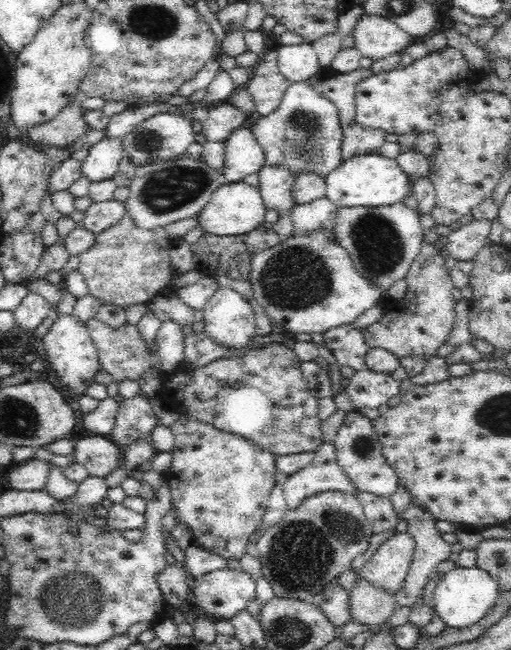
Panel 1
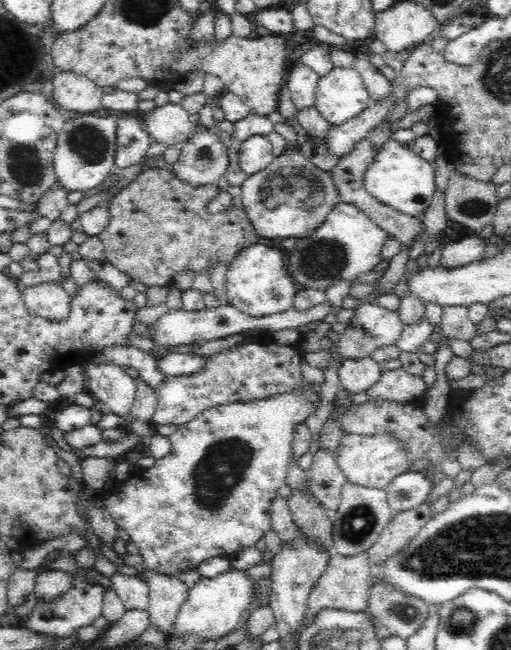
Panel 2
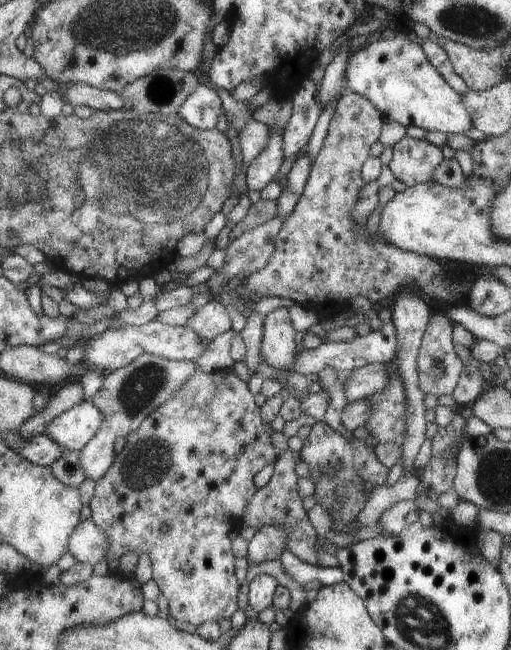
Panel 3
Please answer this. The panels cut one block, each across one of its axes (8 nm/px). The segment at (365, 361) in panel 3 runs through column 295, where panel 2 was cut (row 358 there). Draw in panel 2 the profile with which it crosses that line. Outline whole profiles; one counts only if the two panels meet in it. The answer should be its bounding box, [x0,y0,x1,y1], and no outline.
[338,356,383,395]

